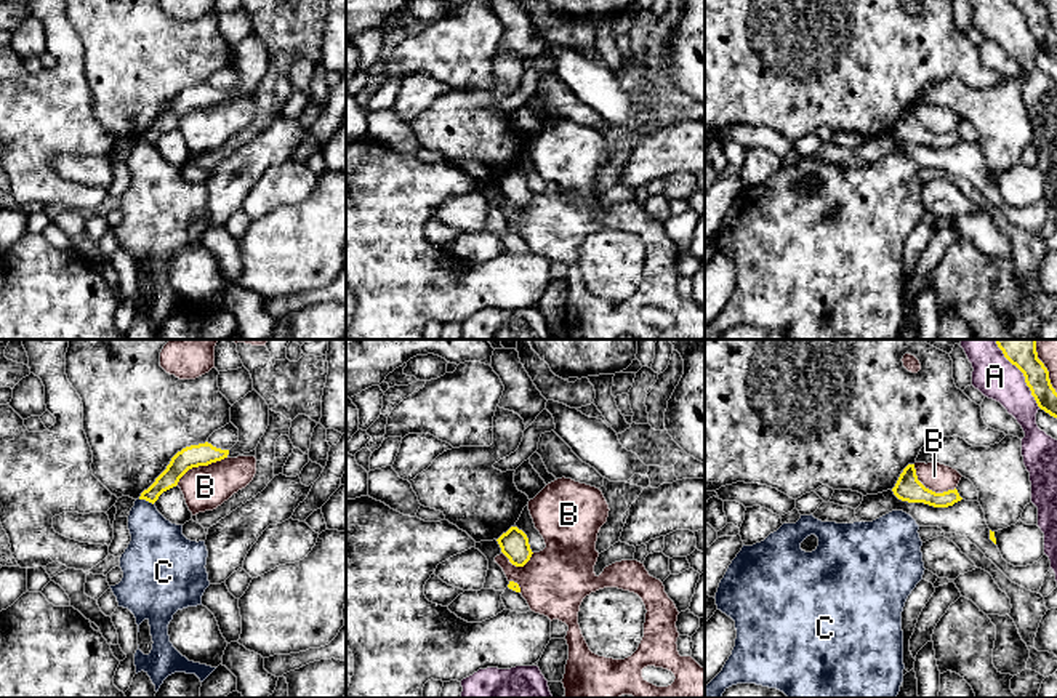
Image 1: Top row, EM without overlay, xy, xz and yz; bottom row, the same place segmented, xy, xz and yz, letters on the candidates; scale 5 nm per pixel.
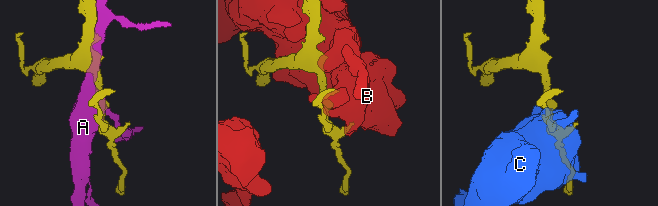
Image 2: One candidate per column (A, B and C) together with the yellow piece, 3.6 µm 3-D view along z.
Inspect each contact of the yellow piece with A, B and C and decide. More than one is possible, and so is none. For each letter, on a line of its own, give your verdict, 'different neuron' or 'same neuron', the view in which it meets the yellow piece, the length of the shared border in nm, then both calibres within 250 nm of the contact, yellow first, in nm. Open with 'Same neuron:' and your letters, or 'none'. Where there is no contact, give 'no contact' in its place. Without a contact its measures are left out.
Same neuron: none
A: different neuron; meets yellow in yz; contact 300 nm long; 130 nm thick on the yellow side, 200 nm on the other
B: different neuron; meets yellow in xy; contact 300 nm long; 110 nm thick on the yellow side, 220 nm on the other
C: different neuron; meets yellow in xy; contact 80 nm long; 100 nm thick on the yellow side, 280 nm on the other

